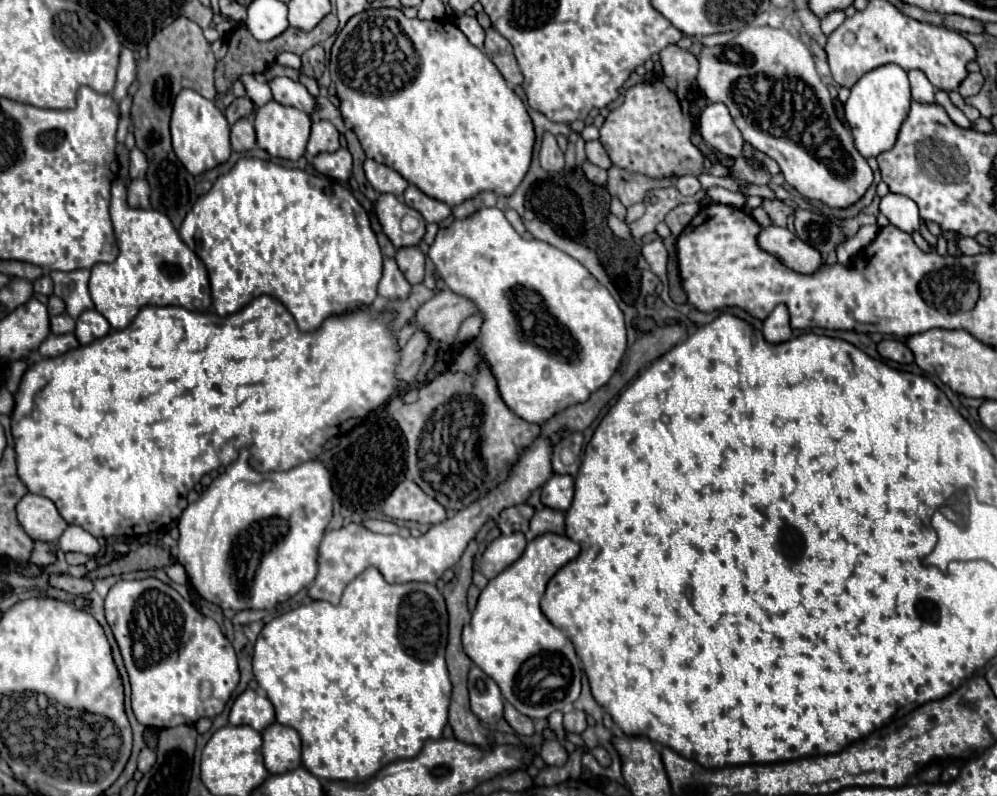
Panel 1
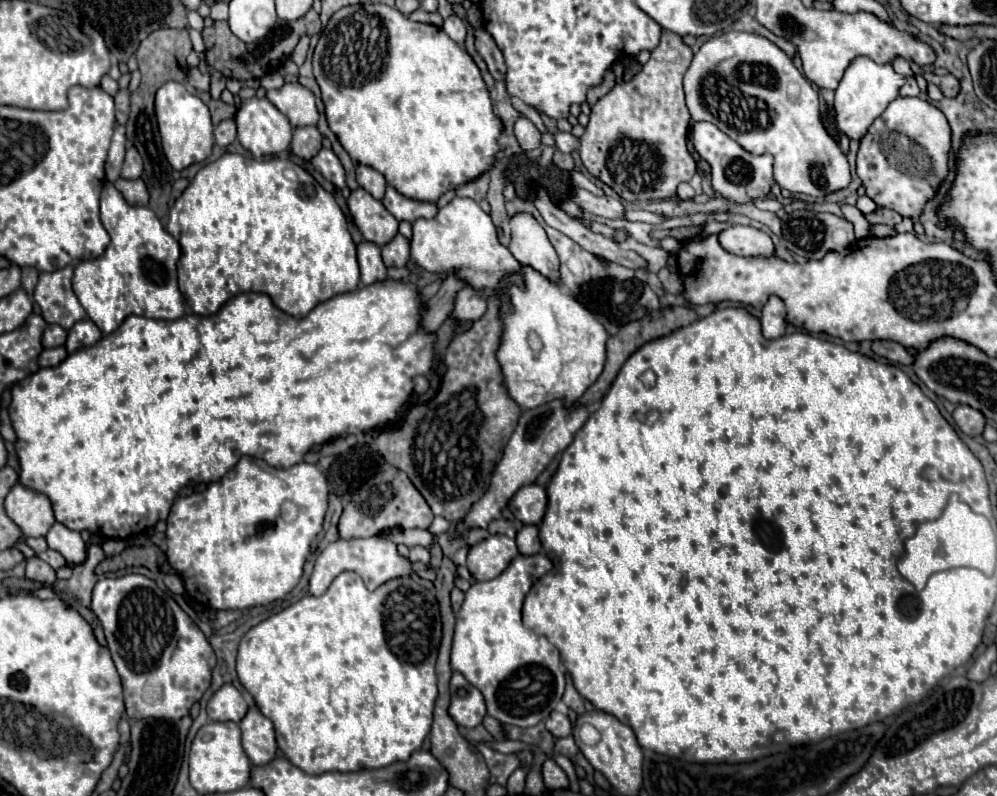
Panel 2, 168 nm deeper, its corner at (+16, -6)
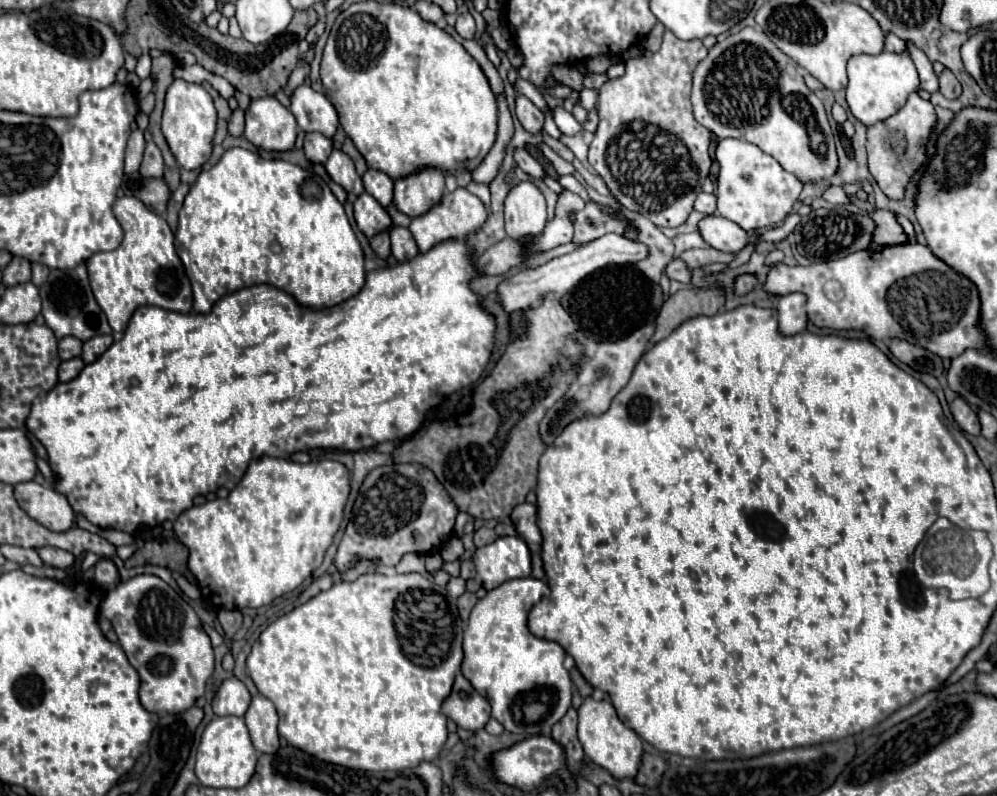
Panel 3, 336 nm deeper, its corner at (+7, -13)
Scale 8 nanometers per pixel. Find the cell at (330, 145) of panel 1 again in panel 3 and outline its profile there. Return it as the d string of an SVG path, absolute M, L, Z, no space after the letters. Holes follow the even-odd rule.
M307 133L305 141L303 141L303 151L309 161L325 163L329 153L333 151L333 145L331 145L331 139L327 139L321 133Z

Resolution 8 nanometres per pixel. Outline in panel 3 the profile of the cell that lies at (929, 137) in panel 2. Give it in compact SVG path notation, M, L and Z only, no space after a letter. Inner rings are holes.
M913 91L909 95L907 103L895 115L867 127L869 171L887 197L901 199L911 173L915 173L915 169L925 165L925 143L927 143L927 137L929 137L933 125L935 125L933 105L925 99L921 99L917 95L917 91Z

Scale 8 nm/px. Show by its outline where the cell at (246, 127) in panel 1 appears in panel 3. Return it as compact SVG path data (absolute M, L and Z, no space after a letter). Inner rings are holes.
M235 109L231 119L229 119L229 133L239 137L239 135L243 135L243 129L245 129L245 125L243 125L243 111Z

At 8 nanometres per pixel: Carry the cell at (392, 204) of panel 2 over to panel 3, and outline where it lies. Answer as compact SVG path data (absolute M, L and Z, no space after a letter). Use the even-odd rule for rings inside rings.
M423 167L395 181L393 203L409 217L429 211L429 203L437 203L445 195L445 173L437 167Z

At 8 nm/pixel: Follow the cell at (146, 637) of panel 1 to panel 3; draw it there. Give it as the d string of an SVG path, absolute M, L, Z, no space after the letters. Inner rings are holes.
M155 575L131 577L105 595L101 615L113 623L129 663L141 677L139 699L147 711L187 711L195 705L213 673L213 647L199 617L175 589Z

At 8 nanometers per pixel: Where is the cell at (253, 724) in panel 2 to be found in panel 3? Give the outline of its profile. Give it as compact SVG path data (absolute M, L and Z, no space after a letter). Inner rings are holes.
M255 695L251 699L251 705L243 719L245 719L245 725L251 733L251 741L257 751L261 751L261 753L277 751L277 747L279 747L277 711L267 697Z

